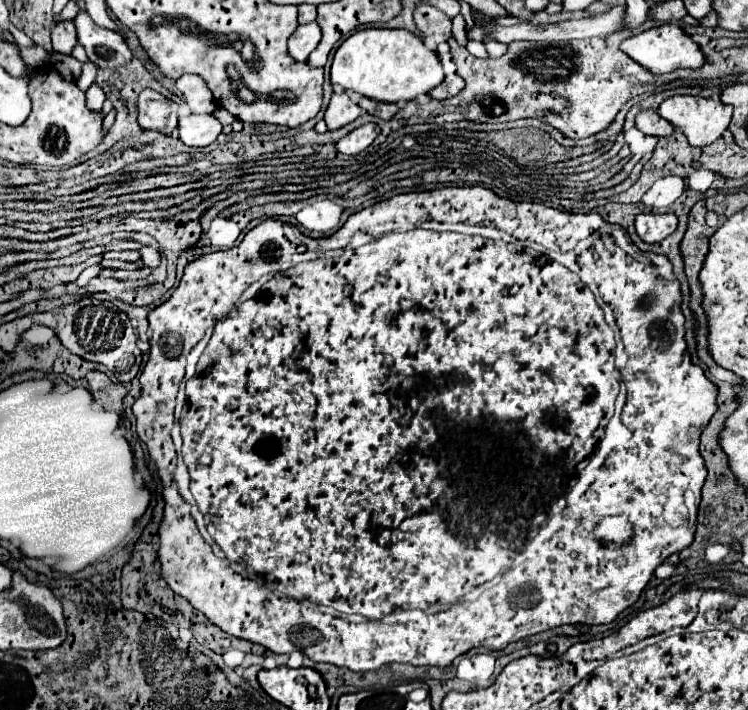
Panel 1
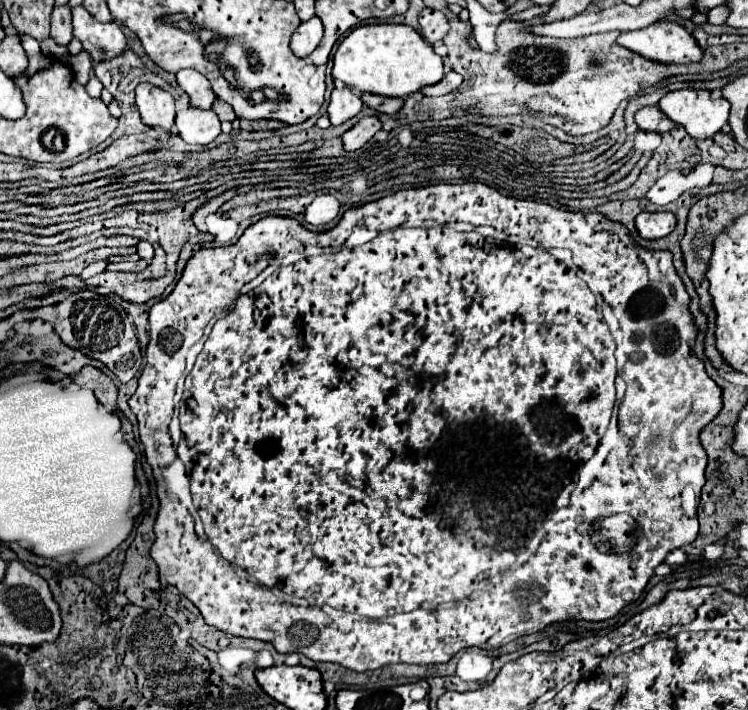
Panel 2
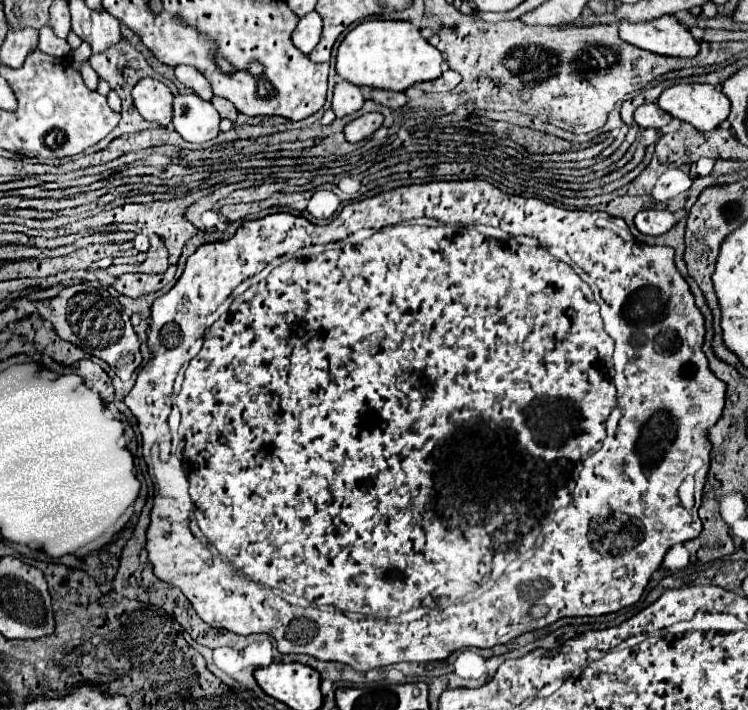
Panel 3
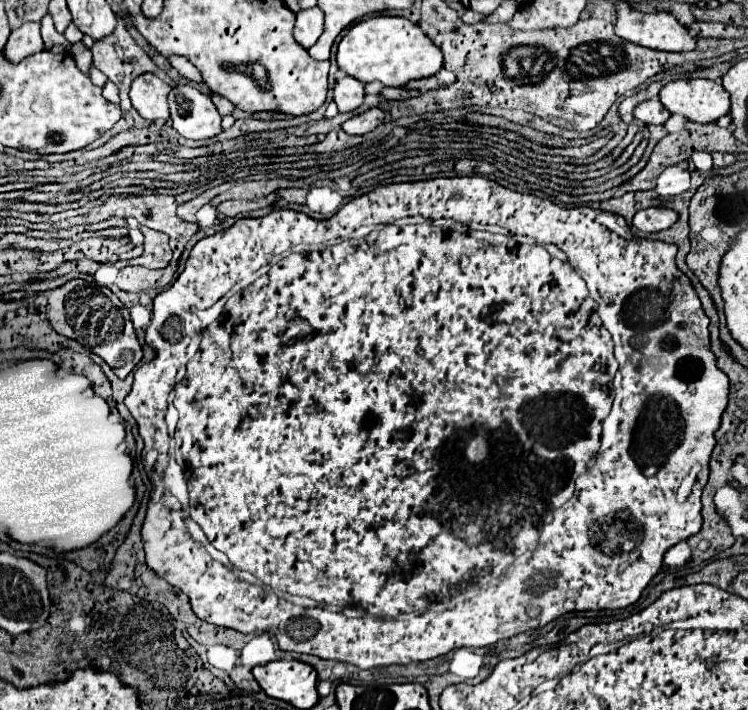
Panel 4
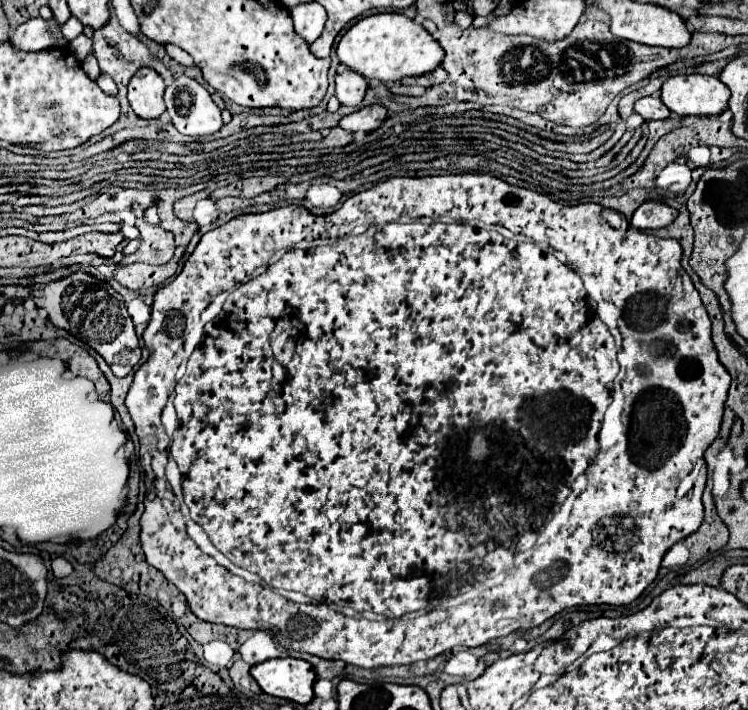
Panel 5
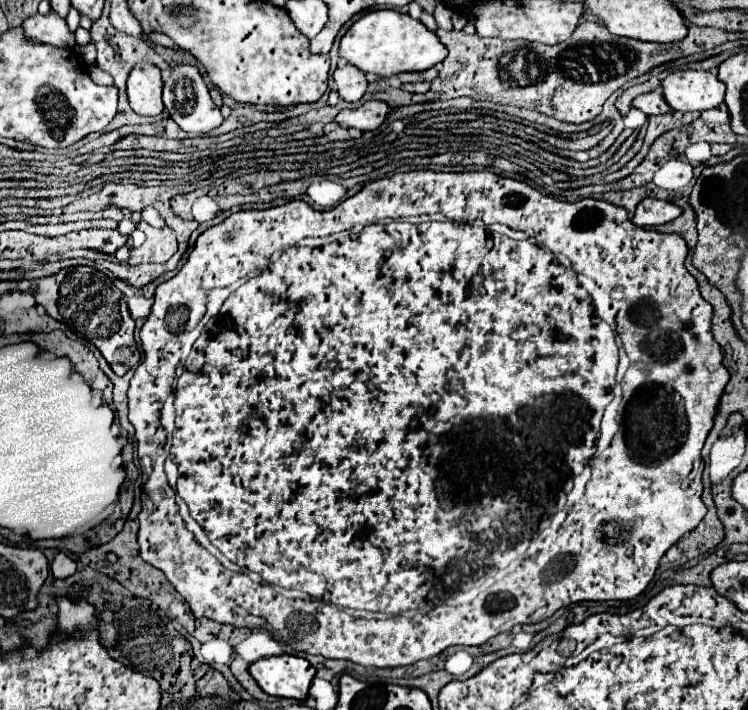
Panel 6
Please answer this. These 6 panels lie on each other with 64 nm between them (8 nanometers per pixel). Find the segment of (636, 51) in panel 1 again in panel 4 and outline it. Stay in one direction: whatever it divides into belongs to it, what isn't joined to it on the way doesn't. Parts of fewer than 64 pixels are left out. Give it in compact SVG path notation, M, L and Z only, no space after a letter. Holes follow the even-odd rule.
M616 2L618 20L616 34L632 44L664 50L664 52L690 52L696 48L696 40L688 34L672 12L636 12L628 2Z

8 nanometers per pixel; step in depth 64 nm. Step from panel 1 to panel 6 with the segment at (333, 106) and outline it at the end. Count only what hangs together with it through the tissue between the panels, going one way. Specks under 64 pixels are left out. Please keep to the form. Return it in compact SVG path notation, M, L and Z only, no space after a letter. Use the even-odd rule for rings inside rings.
M342 64L336 72L334 72L334 82L338 88L338 94L342 100L346 102L358 102L368 86L366 74L360 72L356 66L352 64Z

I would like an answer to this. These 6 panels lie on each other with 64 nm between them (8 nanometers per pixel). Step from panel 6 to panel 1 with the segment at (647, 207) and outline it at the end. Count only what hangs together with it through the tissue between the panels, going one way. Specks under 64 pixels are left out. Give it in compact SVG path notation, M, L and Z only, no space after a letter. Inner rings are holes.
M638 214L636 216L636 234L642 242L656 244L668 238L678 226L676 214Z

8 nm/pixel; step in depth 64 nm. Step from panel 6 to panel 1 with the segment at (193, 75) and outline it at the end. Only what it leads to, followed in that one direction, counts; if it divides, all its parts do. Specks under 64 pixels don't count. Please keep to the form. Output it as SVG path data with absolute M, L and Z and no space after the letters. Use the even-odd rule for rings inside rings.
M182 116L178 122L178 138L192 148L212 144L222 132L222 124L214 116Z

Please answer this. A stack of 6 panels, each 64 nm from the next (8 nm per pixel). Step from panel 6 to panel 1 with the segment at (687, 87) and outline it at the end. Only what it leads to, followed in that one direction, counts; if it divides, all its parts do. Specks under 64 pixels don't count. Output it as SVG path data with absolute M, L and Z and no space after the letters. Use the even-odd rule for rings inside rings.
M702 96L668 98L660 104L658 114L674 128L680 128L688 142L696 148L718 140L732 120L732 108L720 100L708 100Z

